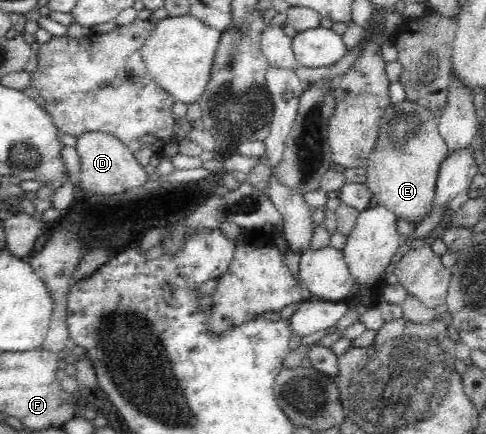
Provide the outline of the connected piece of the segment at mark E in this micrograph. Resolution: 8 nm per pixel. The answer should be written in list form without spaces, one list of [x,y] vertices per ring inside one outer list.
[[[404,99],[388,104],[378,126],[378,138],[367,160],[365,185],[380,205],[418,224],[427,216],[439,168],[449,155],[439,133],[439,117],[417,102]]]

